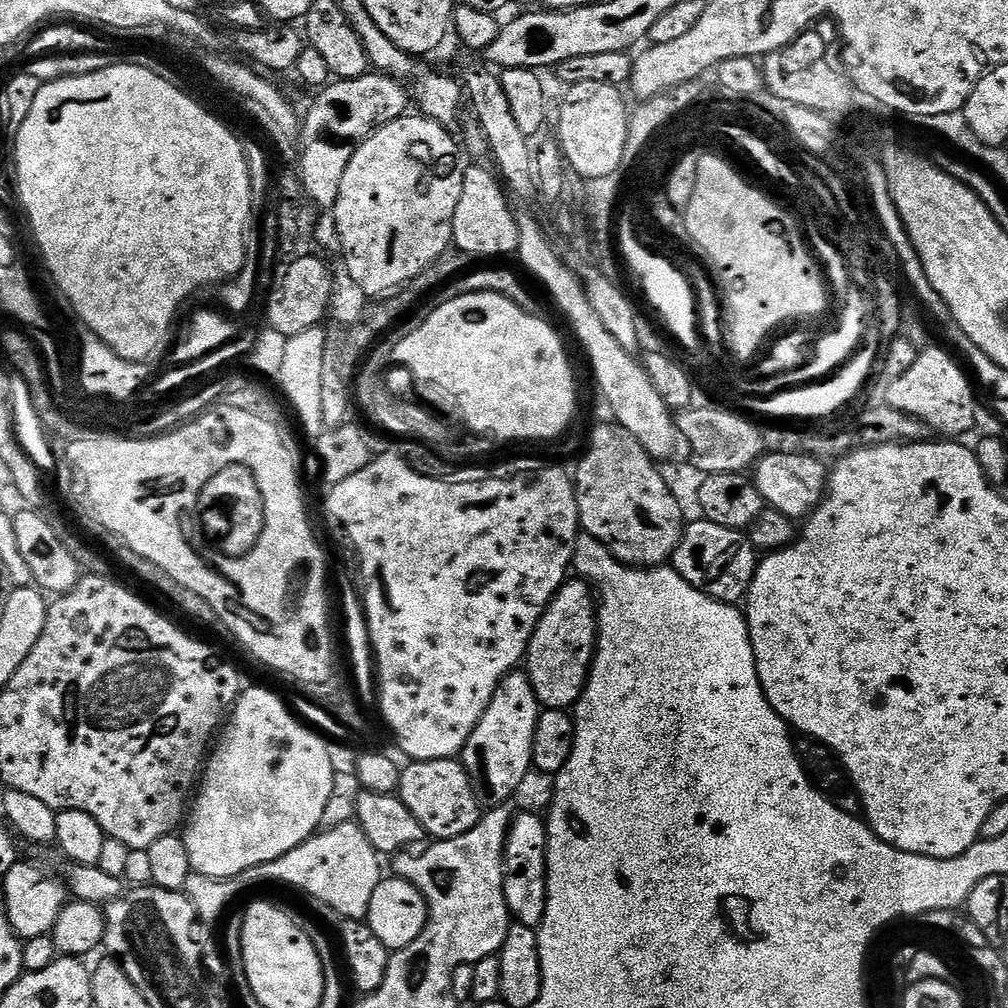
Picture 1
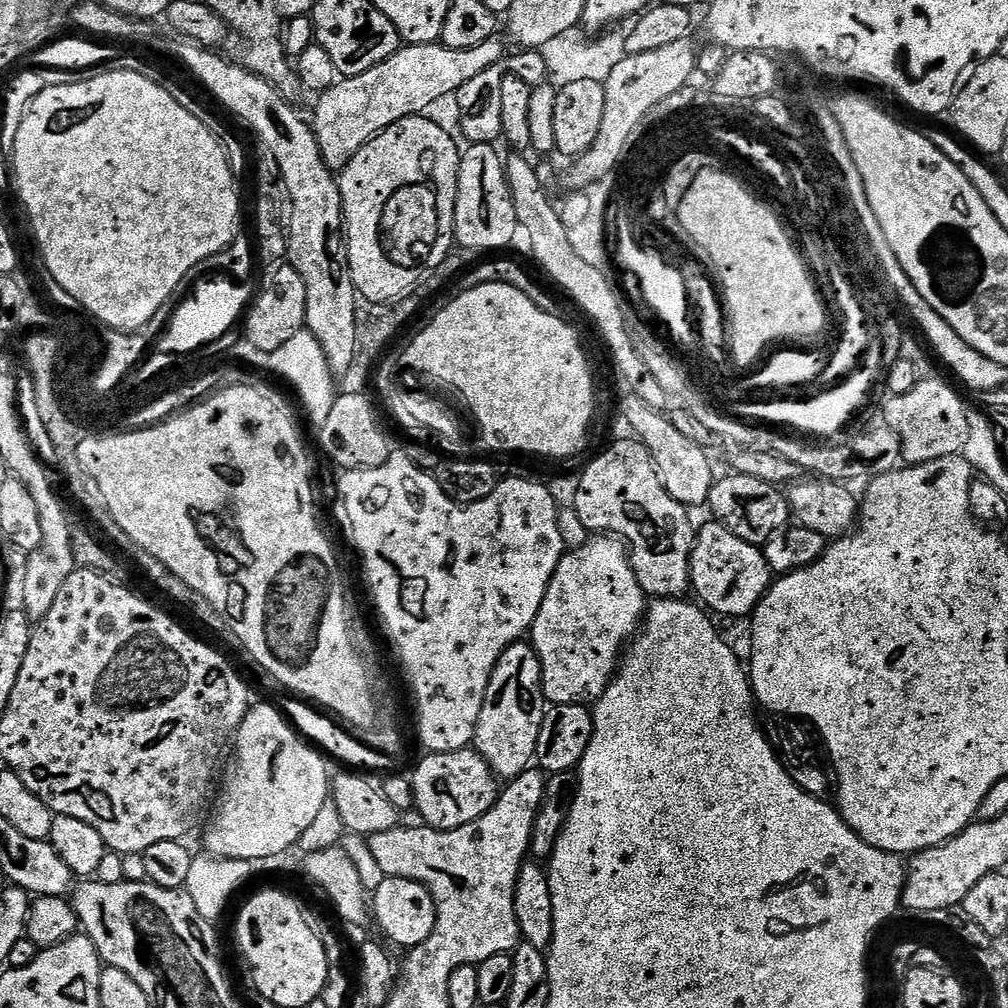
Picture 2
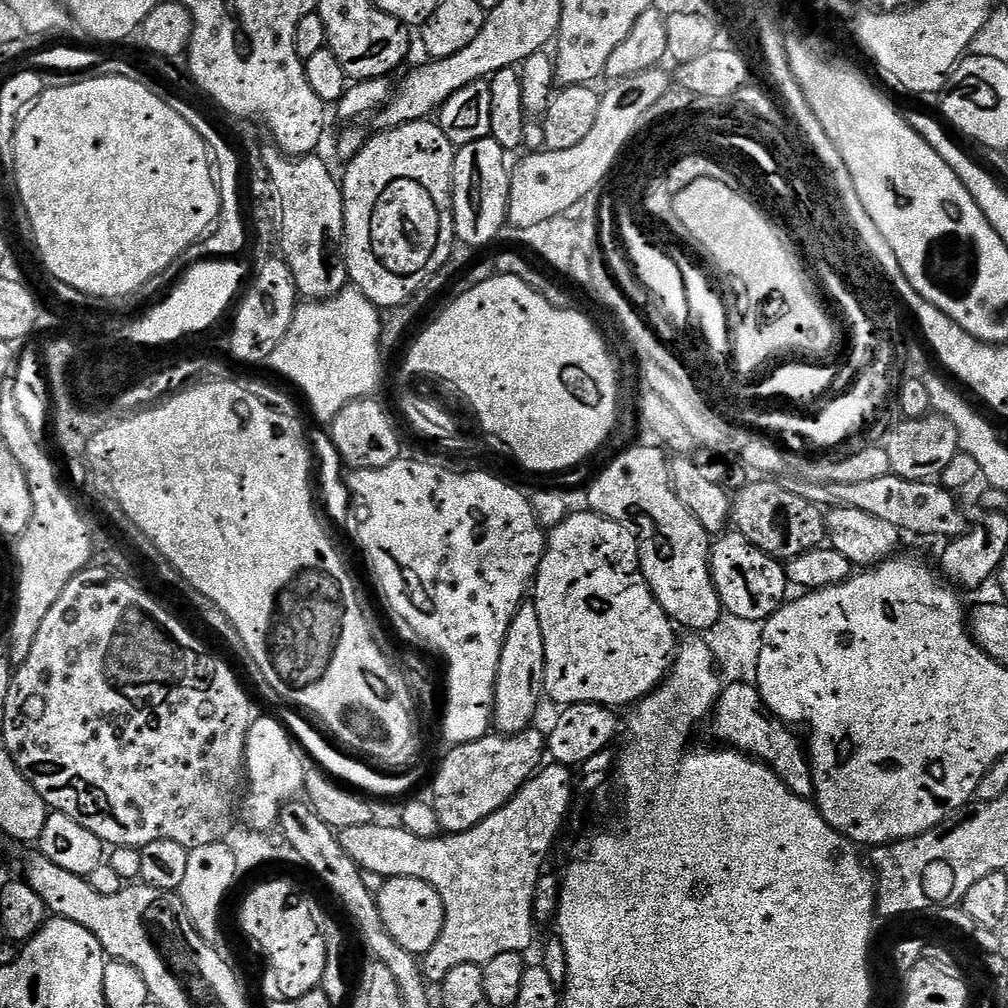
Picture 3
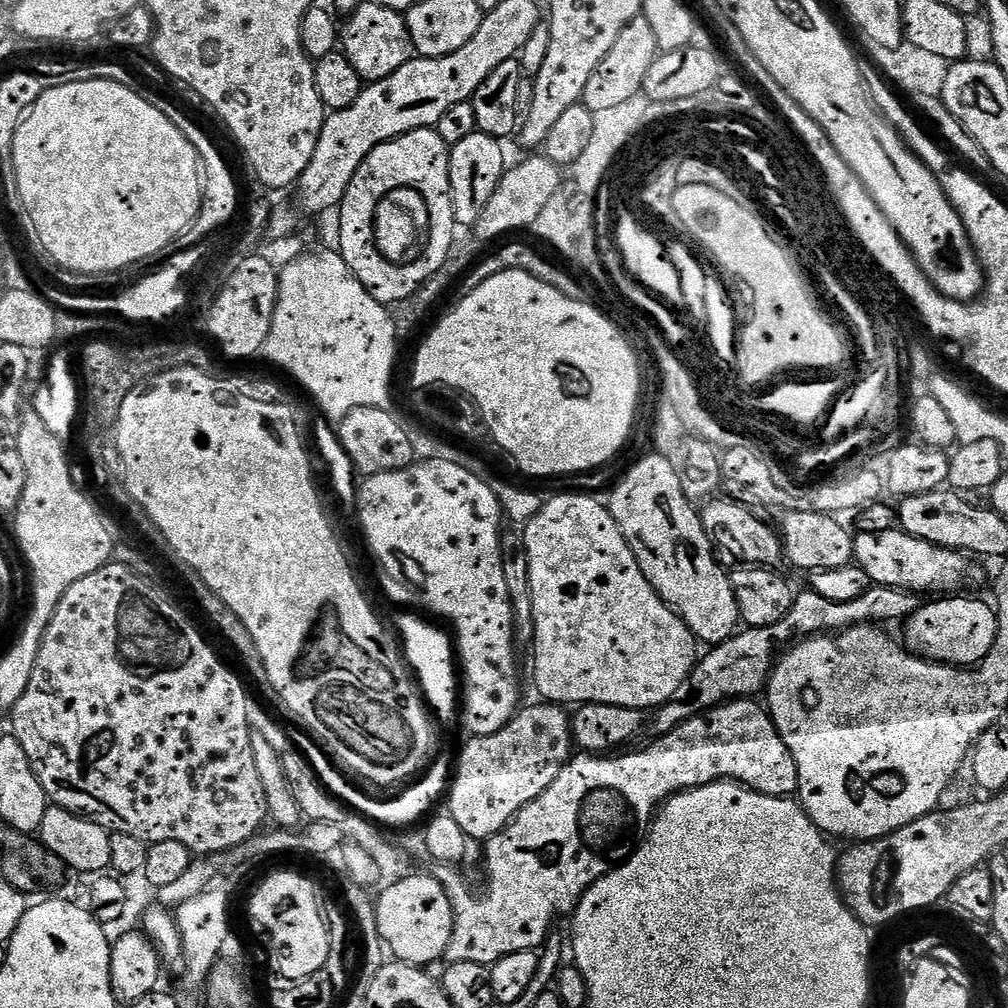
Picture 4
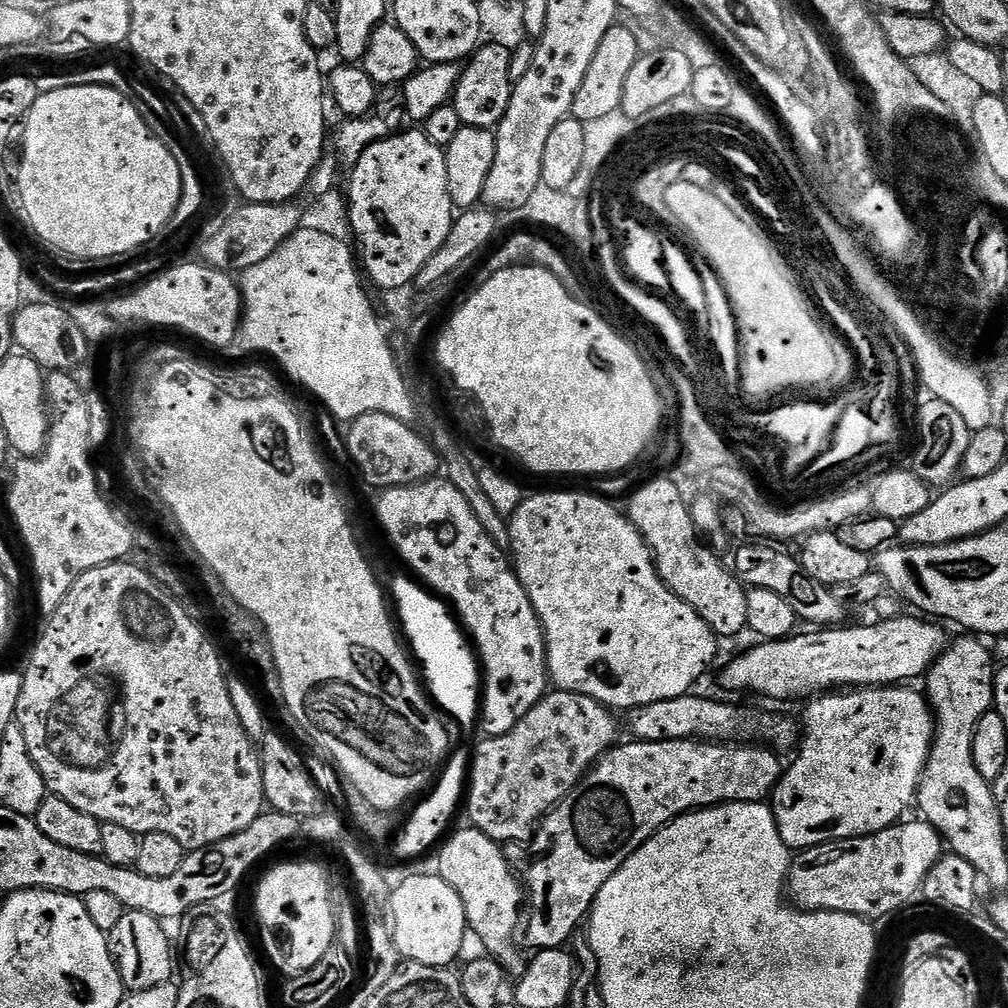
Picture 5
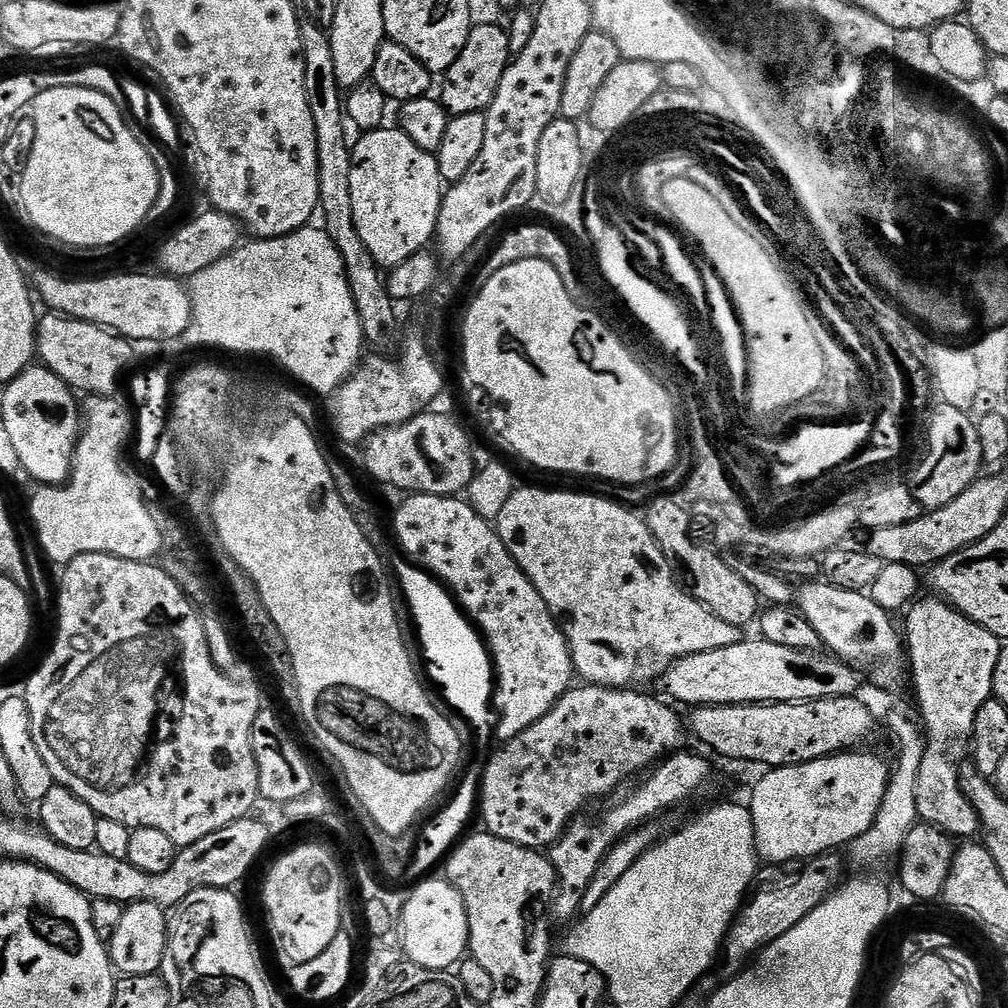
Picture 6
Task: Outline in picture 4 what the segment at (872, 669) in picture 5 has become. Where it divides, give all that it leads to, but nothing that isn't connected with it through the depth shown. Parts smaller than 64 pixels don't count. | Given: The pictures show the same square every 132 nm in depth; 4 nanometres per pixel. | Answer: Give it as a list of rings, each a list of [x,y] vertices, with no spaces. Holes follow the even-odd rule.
[[[948,594],[942,600],[921,603],[912,616],[903,621],[903,643],[908,650],[937,664],[951,664],[957,668],[971,668],[984,661],[994,646],[996,609],[986,599],[975,600],[972,594]]]

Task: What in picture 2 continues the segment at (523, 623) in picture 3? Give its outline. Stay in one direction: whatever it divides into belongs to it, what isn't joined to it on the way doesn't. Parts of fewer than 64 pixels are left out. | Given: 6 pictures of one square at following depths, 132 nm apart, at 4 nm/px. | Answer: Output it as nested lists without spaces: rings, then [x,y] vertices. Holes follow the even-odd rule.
[[[531,643],[511,644],[498,658],[486,686],[482,714],[476,723],[475,751],[488,759],[488,765],[501,781],[520,776],[535,761],[538,734],[546,711],[542,666]]]

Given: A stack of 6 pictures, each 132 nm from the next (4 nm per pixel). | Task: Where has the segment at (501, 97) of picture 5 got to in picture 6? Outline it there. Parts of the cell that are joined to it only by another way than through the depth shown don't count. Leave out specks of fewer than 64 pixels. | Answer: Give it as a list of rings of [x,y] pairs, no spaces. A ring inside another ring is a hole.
[[[473,24],[470,38],[466,38],[466,46],[462,46],[462,54],[454,58],[454,66],[442,73],[444,85],[440,88],[438,100],[444,105],[449,117],[487,112],[490,102],[494,102],[494,94],[498,94],[498,82],[502,82],[502,74],[506,74],[513,55],[507,27],[500,24]]]

